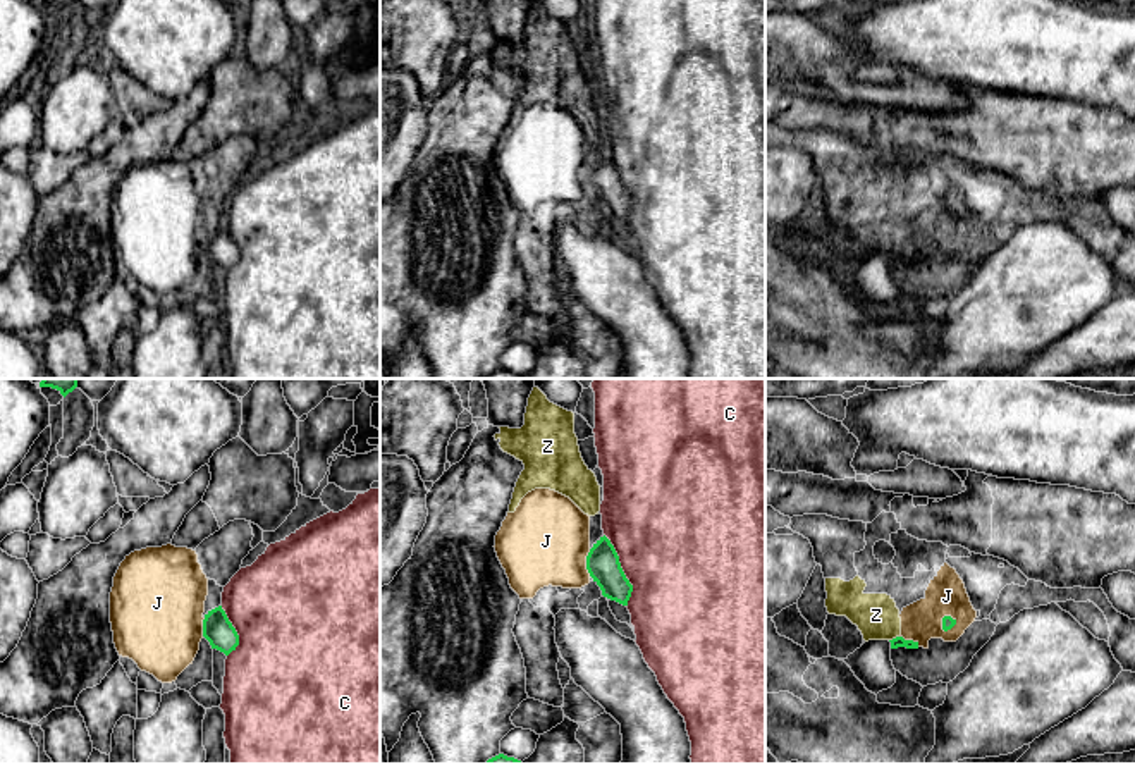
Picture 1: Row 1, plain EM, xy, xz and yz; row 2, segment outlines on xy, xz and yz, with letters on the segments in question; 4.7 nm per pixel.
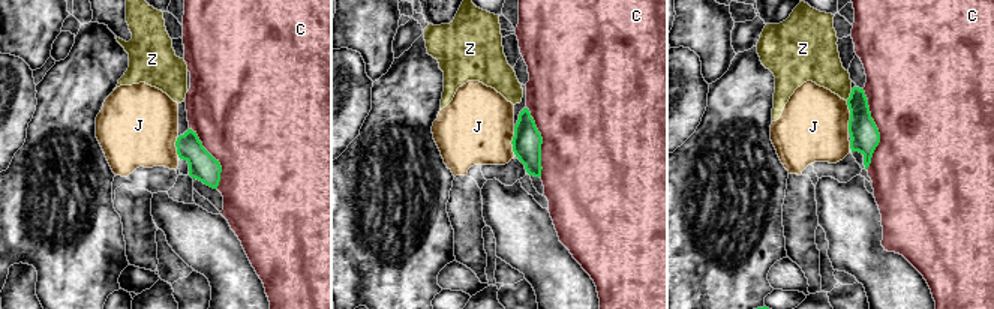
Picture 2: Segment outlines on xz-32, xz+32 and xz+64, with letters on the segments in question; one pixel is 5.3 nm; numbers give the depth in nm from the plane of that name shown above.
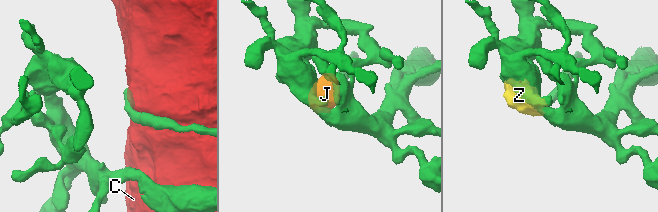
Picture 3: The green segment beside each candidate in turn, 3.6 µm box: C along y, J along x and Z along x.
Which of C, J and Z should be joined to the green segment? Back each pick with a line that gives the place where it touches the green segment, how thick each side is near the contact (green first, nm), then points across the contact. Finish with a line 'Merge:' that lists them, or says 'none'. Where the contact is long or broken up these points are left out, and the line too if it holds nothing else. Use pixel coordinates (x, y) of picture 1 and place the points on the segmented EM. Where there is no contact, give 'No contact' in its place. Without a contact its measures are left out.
Merge: none

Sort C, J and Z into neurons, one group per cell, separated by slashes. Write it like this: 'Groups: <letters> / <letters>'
Groups: C / J Z

